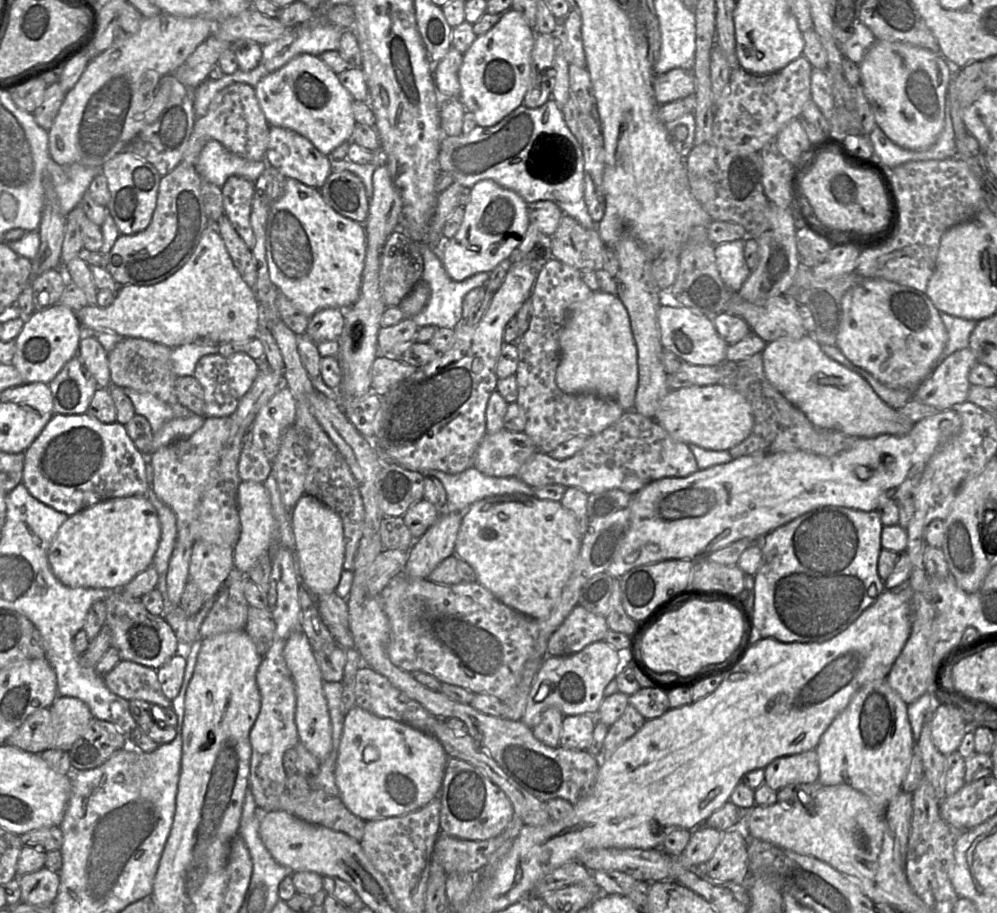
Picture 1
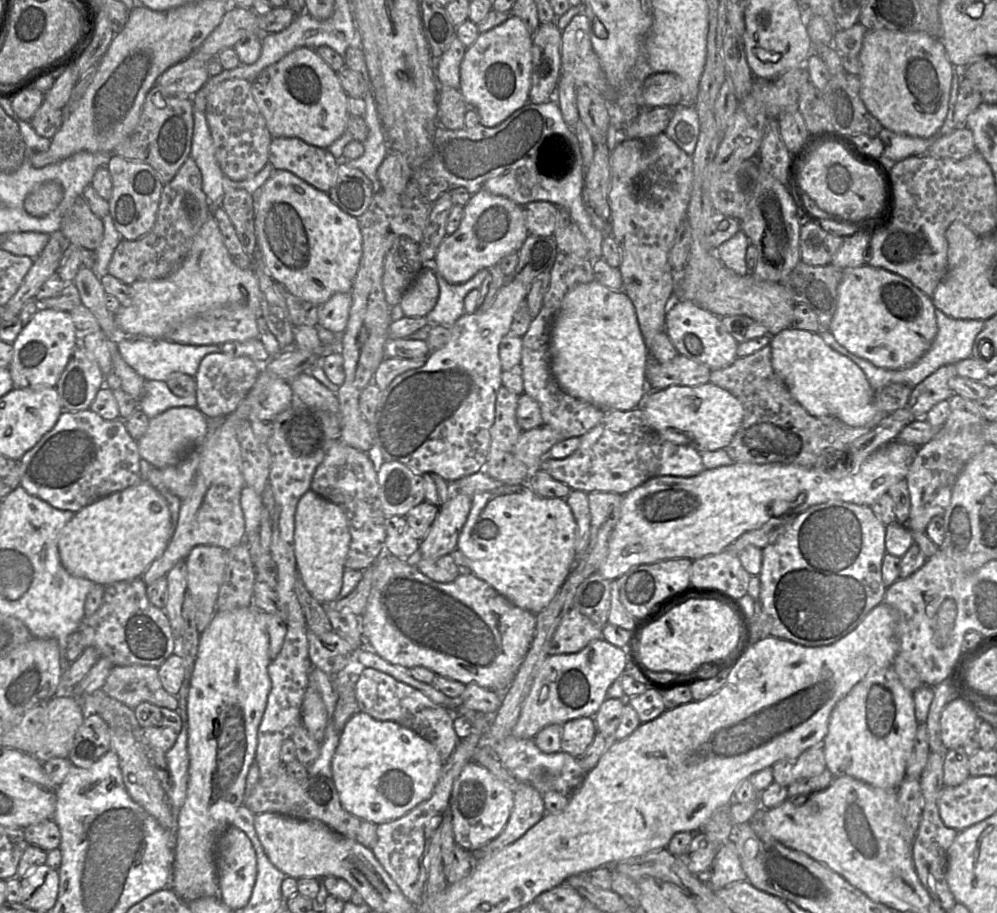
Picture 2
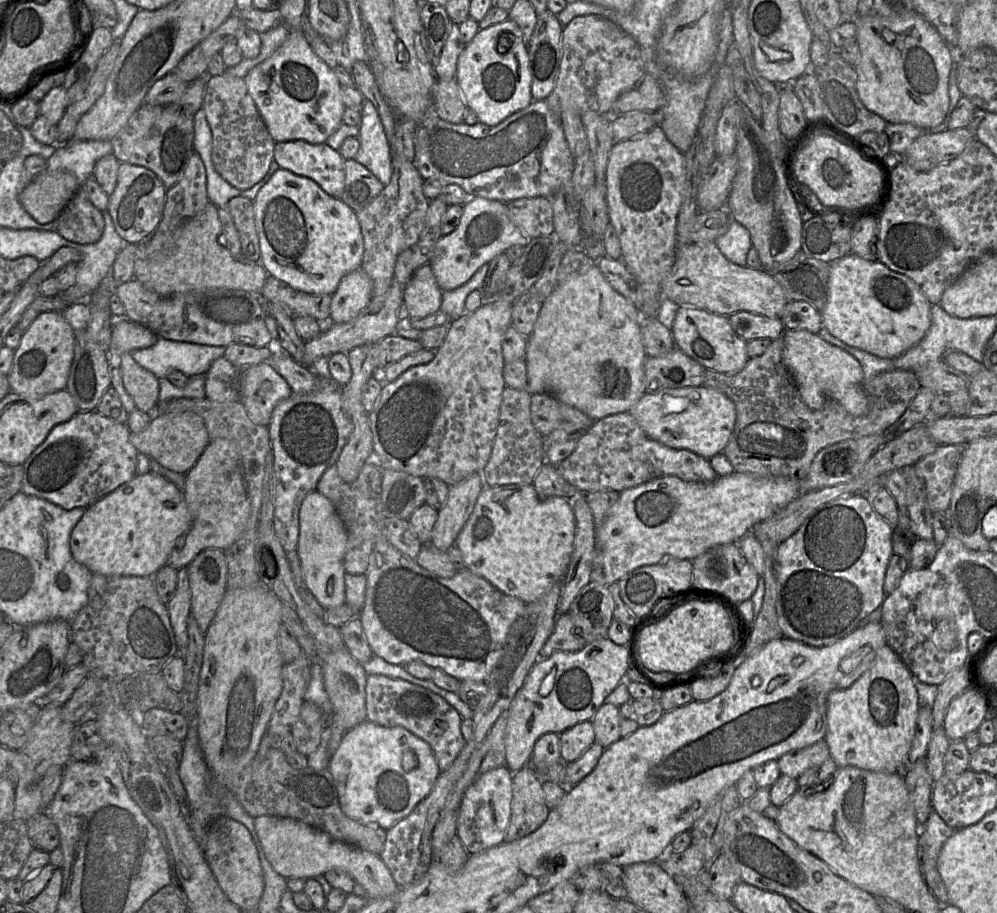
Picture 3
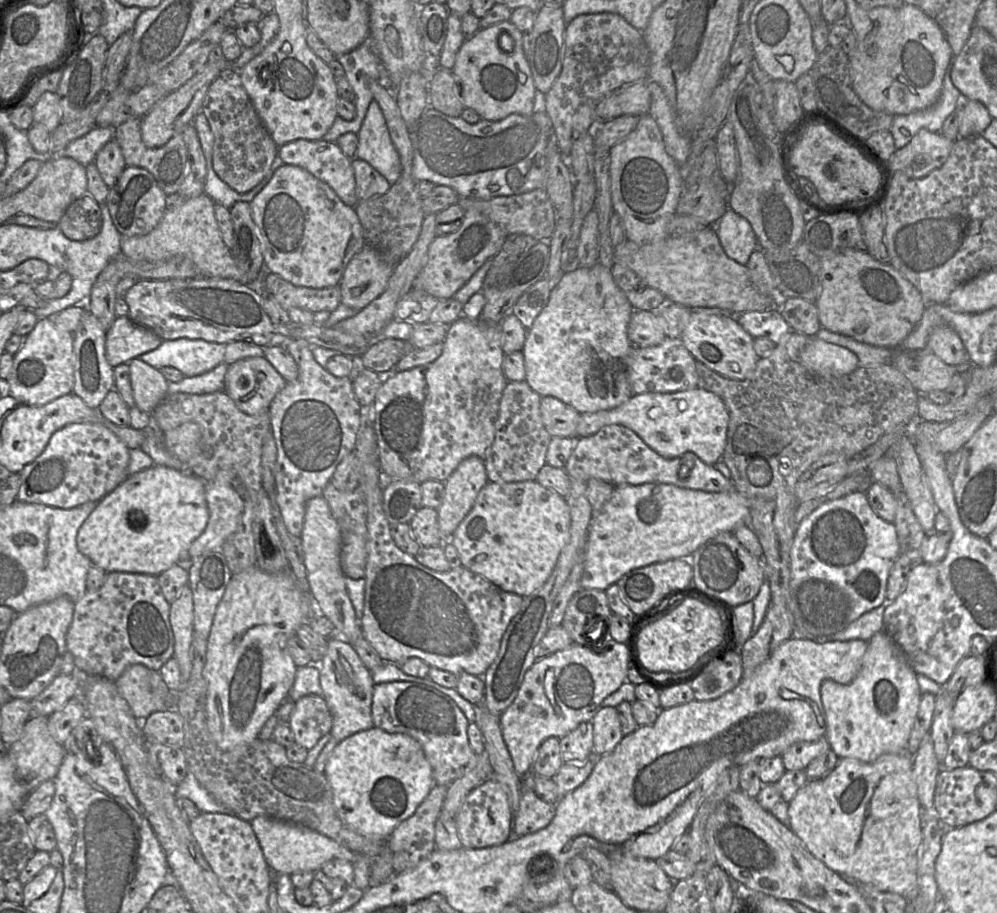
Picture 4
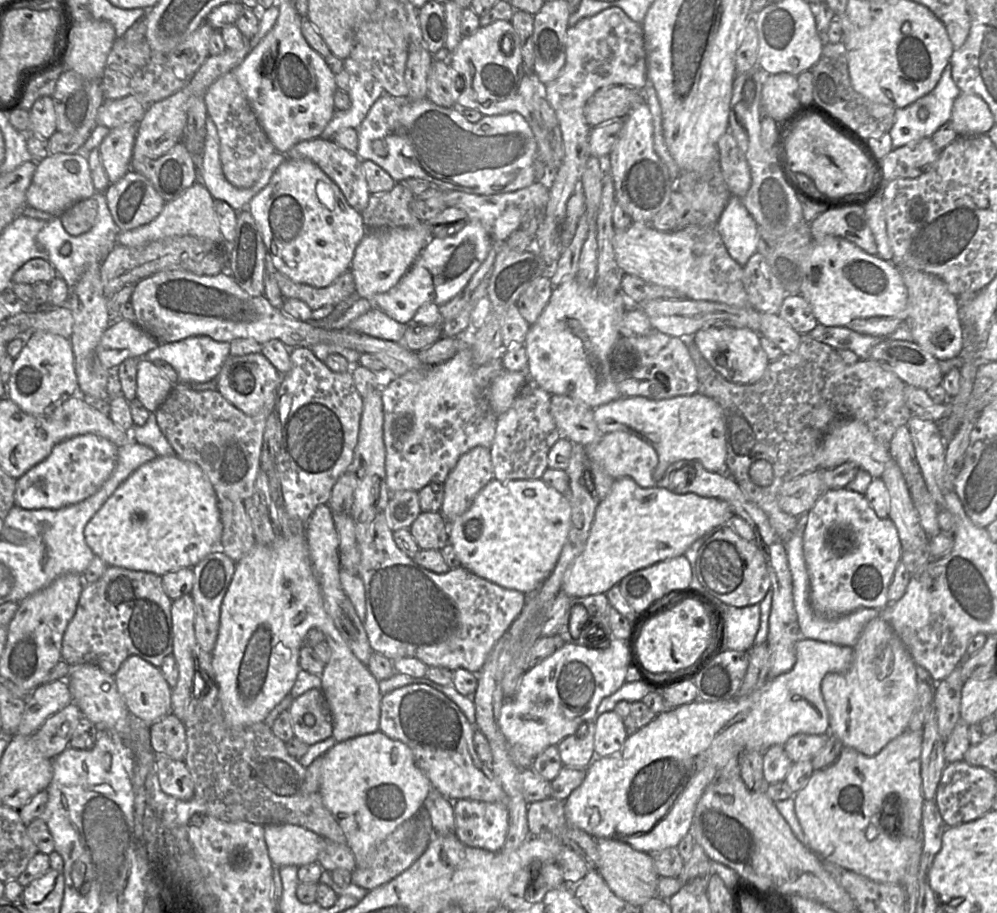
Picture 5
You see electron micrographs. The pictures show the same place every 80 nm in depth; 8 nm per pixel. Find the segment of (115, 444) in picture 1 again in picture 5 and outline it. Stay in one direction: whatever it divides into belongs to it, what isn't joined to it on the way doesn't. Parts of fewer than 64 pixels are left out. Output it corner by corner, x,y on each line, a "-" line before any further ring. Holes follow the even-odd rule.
83,434
66,439
54,446
49,456
22,475
16,482
15,505
23,509
60,509
77,504
95,494
113,473
118,457
118,446
109,439

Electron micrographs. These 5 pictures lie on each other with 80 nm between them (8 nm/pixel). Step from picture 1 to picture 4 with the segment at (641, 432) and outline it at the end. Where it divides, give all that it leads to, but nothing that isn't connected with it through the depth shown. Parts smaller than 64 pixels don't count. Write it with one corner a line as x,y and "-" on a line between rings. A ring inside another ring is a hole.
618,424
605,426
592,436
576,439
564,470
571,478
587,482
593,478
600,479
615,487
663,483
705,492
734,489
730,478
726,478
715,466
704,463
694,453
687,452
676,458
664,458
631,429

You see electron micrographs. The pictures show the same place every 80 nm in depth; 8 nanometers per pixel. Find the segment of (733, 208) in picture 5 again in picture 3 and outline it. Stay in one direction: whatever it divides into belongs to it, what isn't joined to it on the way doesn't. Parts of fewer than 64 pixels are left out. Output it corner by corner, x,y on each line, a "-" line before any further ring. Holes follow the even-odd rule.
732,220
725,234
716,240
721,253
738,266
747,266
747,254
752,247
750,232
736,220

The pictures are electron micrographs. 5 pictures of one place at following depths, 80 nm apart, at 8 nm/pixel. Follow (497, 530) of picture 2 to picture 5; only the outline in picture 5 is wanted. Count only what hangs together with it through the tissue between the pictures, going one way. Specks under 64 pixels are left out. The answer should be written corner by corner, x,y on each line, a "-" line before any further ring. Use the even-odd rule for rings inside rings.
492,479
461,516
448,523
449,543
464,567
501,587
533,594
553,572
570,531
571,506
566,496
541,479

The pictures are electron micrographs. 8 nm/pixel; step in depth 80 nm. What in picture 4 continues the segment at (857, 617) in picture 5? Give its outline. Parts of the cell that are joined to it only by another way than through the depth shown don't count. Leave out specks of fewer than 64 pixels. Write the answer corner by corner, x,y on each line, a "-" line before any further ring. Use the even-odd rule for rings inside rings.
885,602
874,608
849,624
845,629
833,635
832,641
849,641
860,639
869,641
873,635
884,628
883,614
889,602

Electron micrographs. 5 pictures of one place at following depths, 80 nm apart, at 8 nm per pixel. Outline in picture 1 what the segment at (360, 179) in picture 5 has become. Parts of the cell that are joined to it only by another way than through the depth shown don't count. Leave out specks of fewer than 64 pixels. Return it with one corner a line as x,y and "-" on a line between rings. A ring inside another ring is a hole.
270,126
269,143
265,159
268,165
276,168
286,178
293,178
318,190
324,185
331,171
331,156
322,154
307,138
282,127

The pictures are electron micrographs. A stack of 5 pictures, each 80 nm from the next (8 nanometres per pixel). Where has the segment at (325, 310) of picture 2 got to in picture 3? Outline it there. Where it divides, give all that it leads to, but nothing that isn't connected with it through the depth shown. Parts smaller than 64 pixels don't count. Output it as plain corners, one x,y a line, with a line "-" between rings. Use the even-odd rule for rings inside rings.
356,269
344,276
333,293
330,317
335,324
349,322
366,309
372,297
371,280
363,270

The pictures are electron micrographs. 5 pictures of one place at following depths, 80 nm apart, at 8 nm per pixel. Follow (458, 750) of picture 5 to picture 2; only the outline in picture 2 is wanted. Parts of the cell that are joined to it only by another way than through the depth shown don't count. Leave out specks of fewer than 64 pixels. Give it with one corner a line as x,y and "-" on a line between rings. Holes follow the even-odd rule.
373,668
362,669
355,685
355,698
358,709
372,718
396,722
429,741
443,761
451,756
460,740
453,727
455,715
449,708
433,702
420,690
386,673

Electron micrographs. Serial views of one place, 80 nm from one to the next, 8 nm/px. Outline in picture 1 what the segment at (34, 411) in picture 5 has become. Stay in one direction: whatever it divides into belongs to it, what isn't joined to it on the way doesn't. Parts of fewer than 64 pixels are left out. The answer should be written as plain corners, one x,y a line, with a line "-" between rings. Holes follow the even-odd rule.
54,304
40,311
35,311
17,336
16,352
12,364
22,376
24,383
50,383
63,366
78,355
81,338
85,329
72,309

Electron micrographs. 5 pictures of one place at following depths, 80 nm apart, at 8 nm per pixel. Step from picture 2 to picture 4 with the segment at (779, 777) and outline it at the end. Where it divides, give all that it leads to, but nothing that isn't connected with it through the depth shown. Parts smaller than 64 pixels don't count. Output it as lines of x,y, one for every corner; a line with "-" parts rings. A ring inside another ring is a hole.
823,736
814,742
795,743
781,757
786,771
805,770
811,761
829,750
829,742

